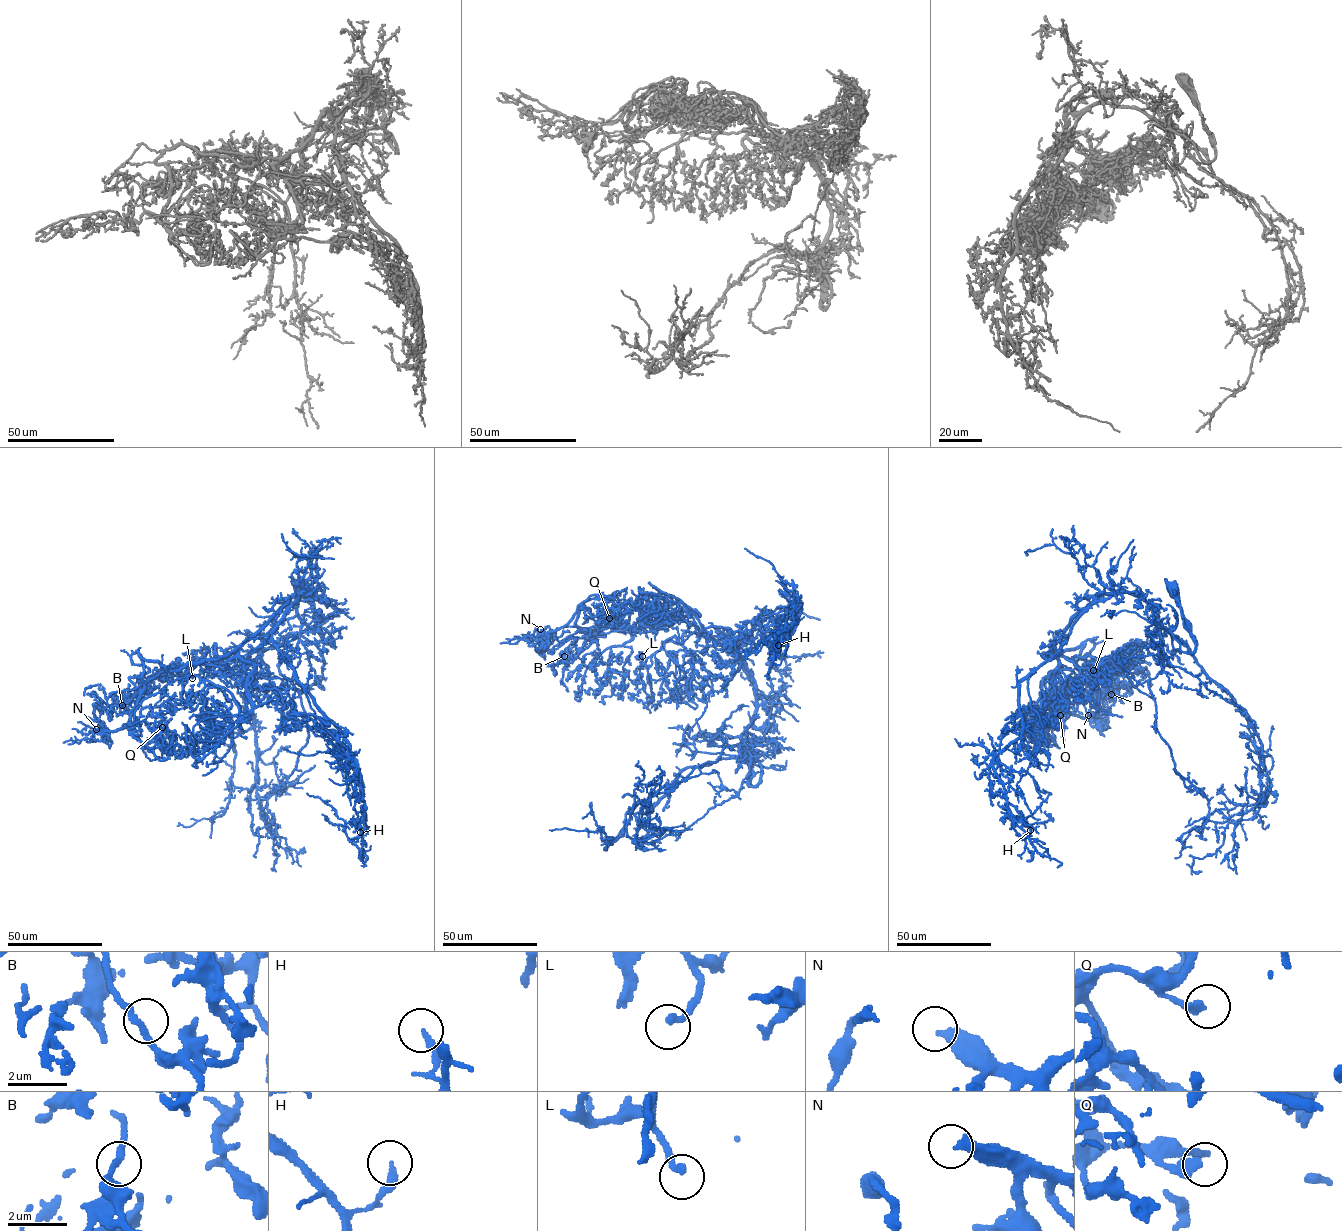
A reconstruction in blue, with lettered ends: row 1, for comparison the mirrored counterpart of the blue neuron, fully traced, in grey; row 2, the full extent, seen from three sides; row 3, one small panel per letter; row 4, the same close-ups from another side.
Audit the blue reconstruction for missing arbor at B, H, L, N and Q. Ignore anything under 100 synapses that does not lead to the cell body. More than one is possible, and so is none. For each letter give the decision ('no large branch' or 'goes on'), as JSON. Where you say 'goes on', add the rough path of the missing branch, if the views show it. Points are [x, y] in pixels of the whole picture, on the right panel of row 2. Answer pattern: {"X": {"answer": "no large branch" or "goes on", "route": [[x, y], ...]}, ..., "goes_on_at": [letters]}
{"B": {"answer": "no large branch"}, "H": {"answer": "no large branch"}, "L": {"answer": "no large branch"}, "N": {"answer": "goes on", "route": [[1088, 715], [1086, 711], [1079, 711], [1075, 716], [1083, 724], [1088, 717], [1095, 725], [1090, 715]]}, "Q": {"answer": "no large branch"}, "goes_on_at": ["N"]}

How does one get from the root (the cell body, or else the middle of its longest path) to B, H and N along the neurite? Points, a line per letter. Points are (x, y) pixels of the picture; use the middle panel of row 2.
B: (748, 754), (755, 786), (741, 739), (754, 682), (693, 625), (630, 599), (564, 656)
H: (748, 754), (755, 786), (741, 739), (754, 682), (731, 651), (762, 613), (788, 627), (801, 604), (778, 645)
N: (748, 754), (755, 786), (754, 682), (693, 625), (633, 608), (607, 633), (540, 629)

